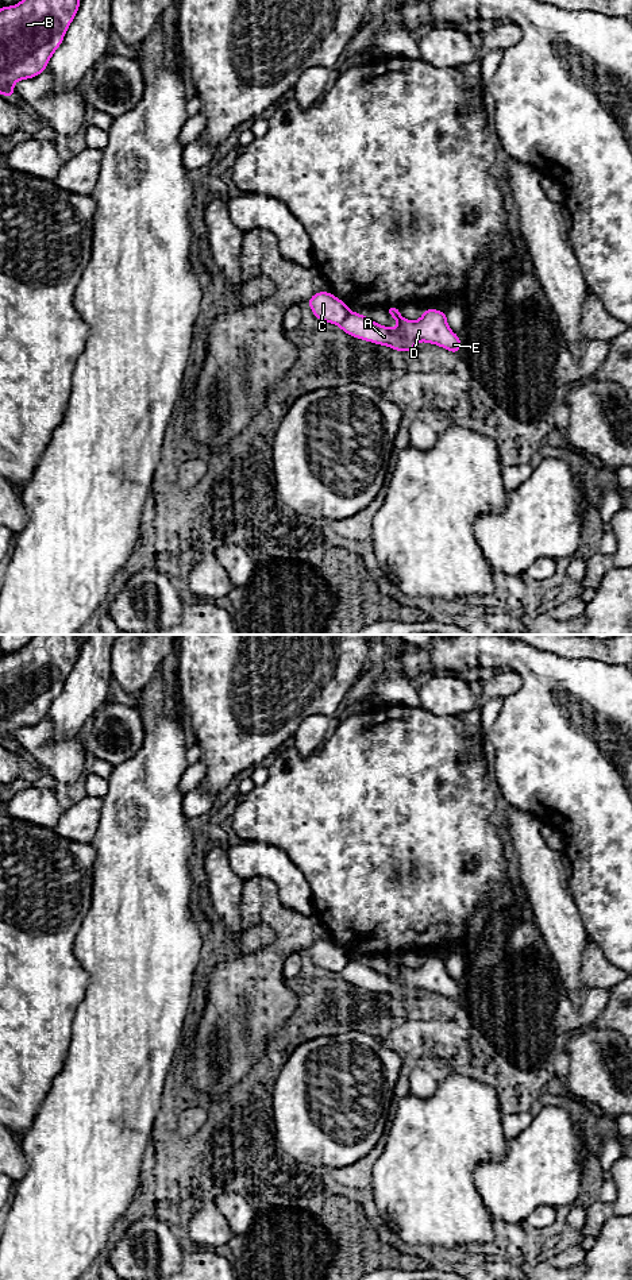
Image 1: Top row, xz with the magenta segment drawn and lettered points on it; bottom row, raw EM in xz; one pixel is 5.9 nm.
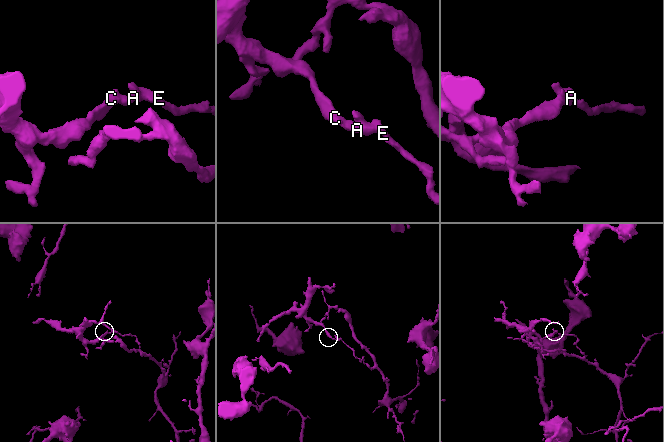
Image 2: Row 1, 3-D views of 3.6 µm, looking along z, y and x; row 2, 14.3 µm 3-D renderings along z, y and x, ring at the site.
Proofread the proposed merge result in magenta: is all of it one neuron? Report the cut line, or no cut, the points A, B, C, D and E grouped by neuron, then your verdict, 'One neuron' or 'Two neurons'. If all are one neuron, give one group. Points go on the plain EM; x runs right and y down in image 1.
Split along xz (350, 960), (338, 972). Groups: A D E / B C. Two neurons

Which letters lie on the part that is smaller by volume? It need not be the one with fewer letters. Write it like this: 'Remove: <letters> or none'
Remove: B, C

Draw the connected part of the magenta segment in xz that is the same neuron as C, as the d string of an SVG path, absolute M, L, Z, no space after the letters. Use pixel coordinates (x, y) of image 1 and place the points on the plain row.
M317 940L308 952L312 961L324 971L339 974L350 961L348 953L328 940Z

